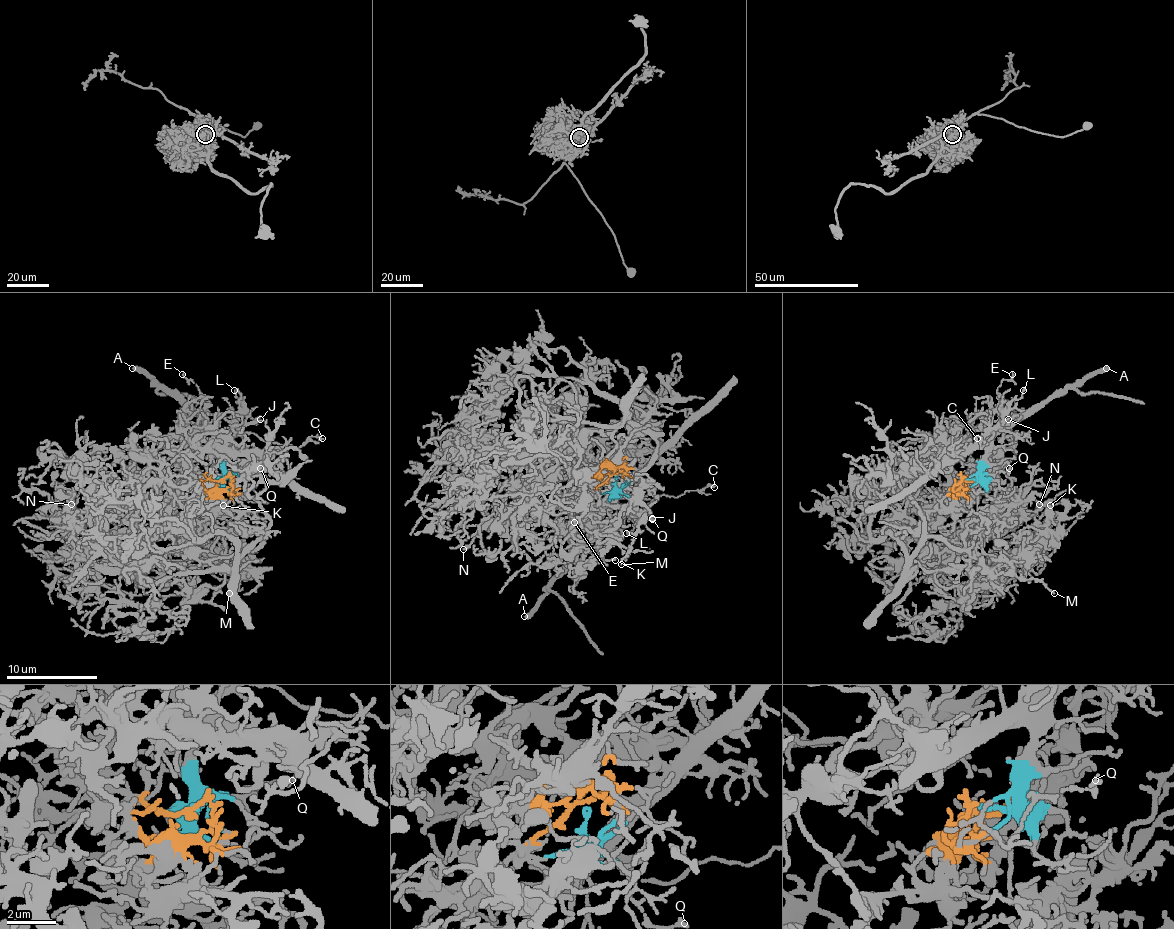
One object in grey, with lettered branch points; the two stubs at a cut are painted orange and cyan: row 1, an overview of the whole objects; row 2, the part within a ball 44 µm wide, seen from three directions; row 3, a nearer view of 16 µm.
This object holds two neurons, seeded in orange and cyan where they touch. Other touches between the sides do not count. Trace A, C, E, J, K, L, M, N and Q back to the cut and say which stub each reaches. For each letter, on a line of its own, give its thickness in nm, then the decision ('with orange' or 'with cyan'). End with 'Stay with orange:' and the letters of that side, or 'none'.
A: 380 nm thick; with cyan
C: 160 nm thick; with cyan
E: 80 nm thick; with cyan
J: 100 nm thick; with cyan
K: 140 nm thick; with orange
L: 140 nm thick; with cyan
M: 150 nm thick; with orange
N: 260 nm thick; with orange
Q: 160 nm thick; with cyan
Stay with orange: K, M, N

